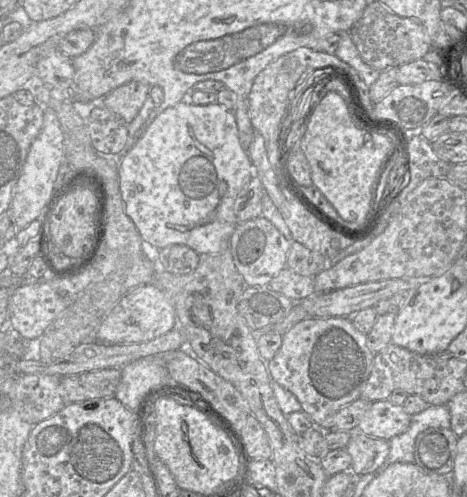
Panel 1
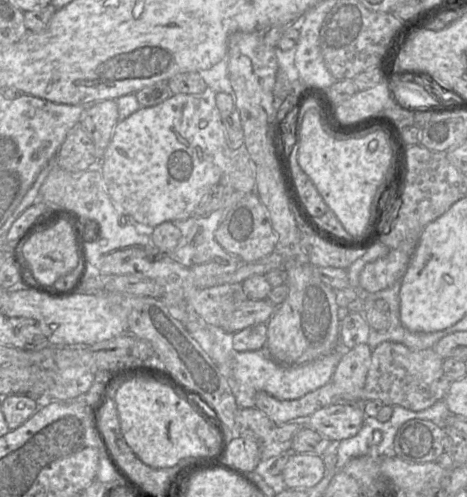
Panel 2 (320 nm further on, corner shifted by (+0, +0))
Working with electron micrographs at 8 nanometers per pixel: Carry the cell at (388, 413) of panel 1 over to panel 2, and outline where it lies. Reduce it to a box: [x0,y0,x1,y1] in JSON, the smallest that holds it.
[301,402,365,442]

